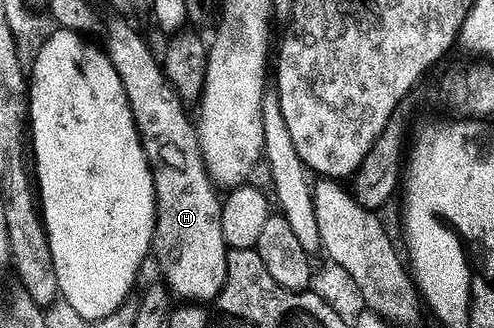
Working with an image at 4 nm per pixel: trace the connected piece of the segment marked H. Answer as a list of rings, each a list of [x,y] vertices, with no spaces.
[[[111,21],[107,25],[107,58],[113,63],[127,96],[127,105],[135,120],[139,142],[151,169],[155,188],[155,230],[151,236],[153,257],[159,260],[162,280],[176,298],[184,297],[187,303],[210,303],[214,301],[227,274],[228,245],[221,233],[222,200],[217,195],[217,186],[207,174],[203,156],[199,150],[199,134],[196,126],[183,114],[184,102],[180,101],[174,89],[167,82],[158,56],[151,54],[142,37],[127,21]]]

